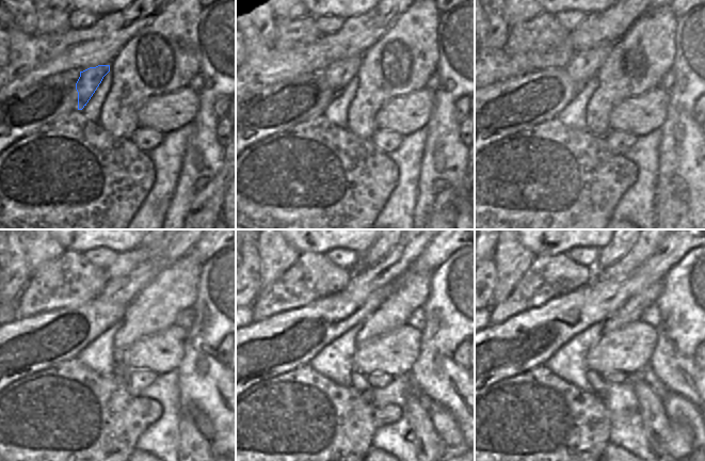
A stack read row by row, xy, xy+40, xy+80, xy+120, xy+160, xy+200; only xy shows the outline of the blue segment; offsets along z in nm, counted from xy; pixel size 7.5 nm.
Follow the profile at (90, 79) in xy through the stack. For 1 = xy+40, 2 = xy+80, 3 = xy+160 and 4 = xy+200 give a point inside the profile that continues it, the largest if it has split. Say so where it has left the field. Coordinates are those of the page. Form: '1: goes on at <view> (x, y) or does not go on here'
1: goes on at xy+40 (338, 74)
2: goes on at xy+80 (583, 65)
3: goes on at xy+160 (397, 261)
4: goes on at xy+200 (640, 251)

